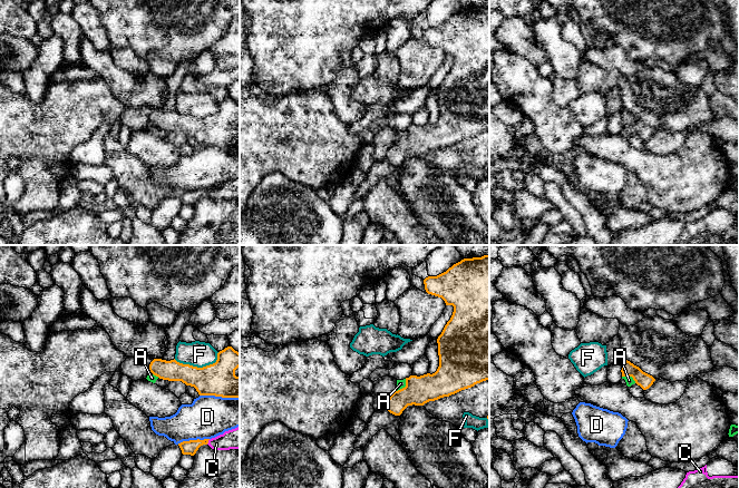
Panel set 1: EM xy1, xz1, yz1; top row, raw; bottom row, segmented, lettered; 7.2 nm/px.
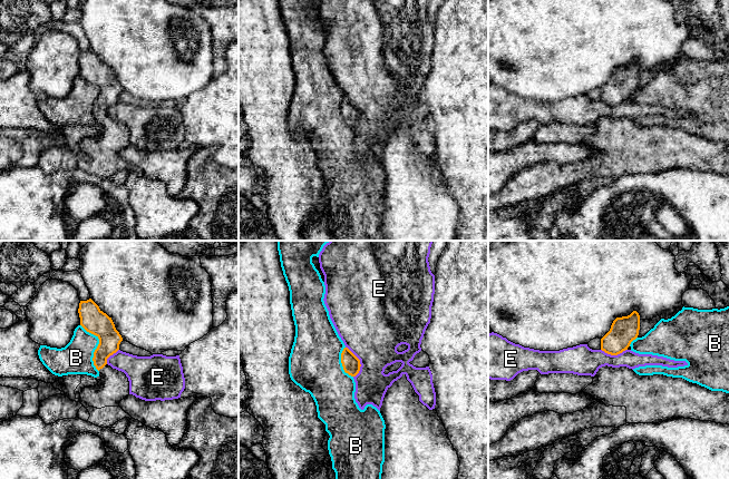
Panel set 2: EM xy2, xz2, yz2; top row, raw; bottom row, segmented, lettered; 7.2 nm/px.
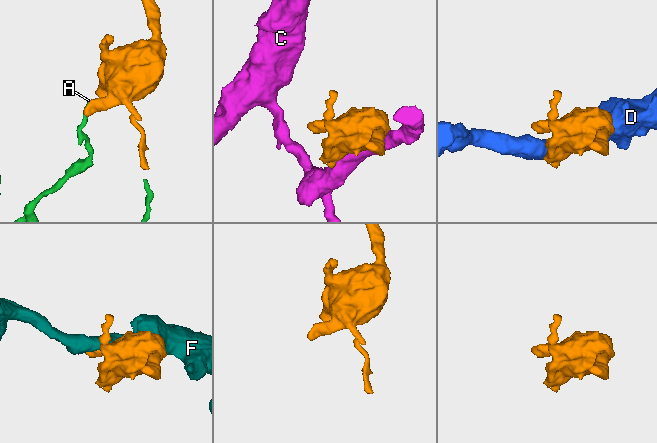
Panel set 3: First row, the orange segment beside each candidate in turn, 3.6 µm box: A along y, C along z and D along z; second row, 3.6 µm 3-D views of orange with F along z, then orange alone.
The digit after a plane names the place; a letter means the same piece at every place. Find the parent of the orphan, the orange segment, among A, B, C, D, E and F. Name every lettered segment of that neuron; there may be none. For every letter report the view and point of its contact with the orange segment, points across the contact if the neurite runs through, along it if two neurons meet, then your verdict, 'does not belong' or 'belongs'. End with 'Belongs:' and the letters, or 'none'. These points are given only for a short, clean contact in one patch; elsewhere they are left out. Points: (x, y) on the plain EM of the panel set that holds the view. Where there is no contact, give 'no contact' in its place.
A: meets orange in xz1 at (405, 137); border along xz1 (406, 129), (406, 135), (396, 142); does not belong
B: meets orange in xy2 at (97, 97); does not belong
C: meets orange in xy1 at (207, 192); does not belong
D: meets orange in xy1 at (220, 146); does not belong
E: meets orange in xz2 at (359, 113); border along xz2 (346, 97), (359, 110), (360, 120), (355, 127); does not belong
F: meets orange in xy1 at (198, 118); does not belong
Belongs: none

